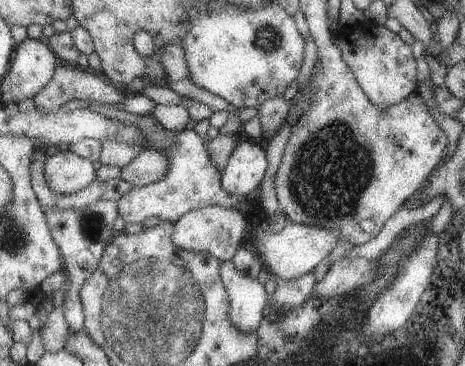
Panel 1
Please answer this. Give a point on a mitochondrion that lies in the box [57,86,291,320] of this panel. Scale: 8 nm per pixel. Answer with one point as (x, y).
(92, 224)

